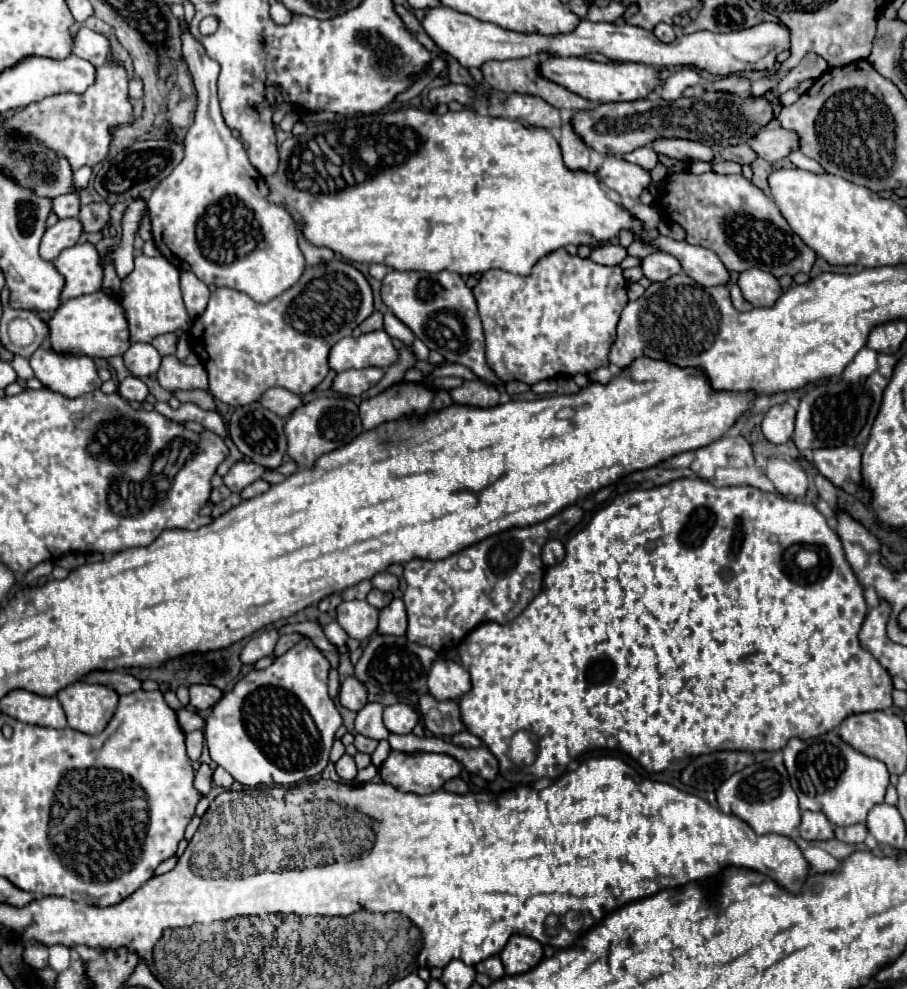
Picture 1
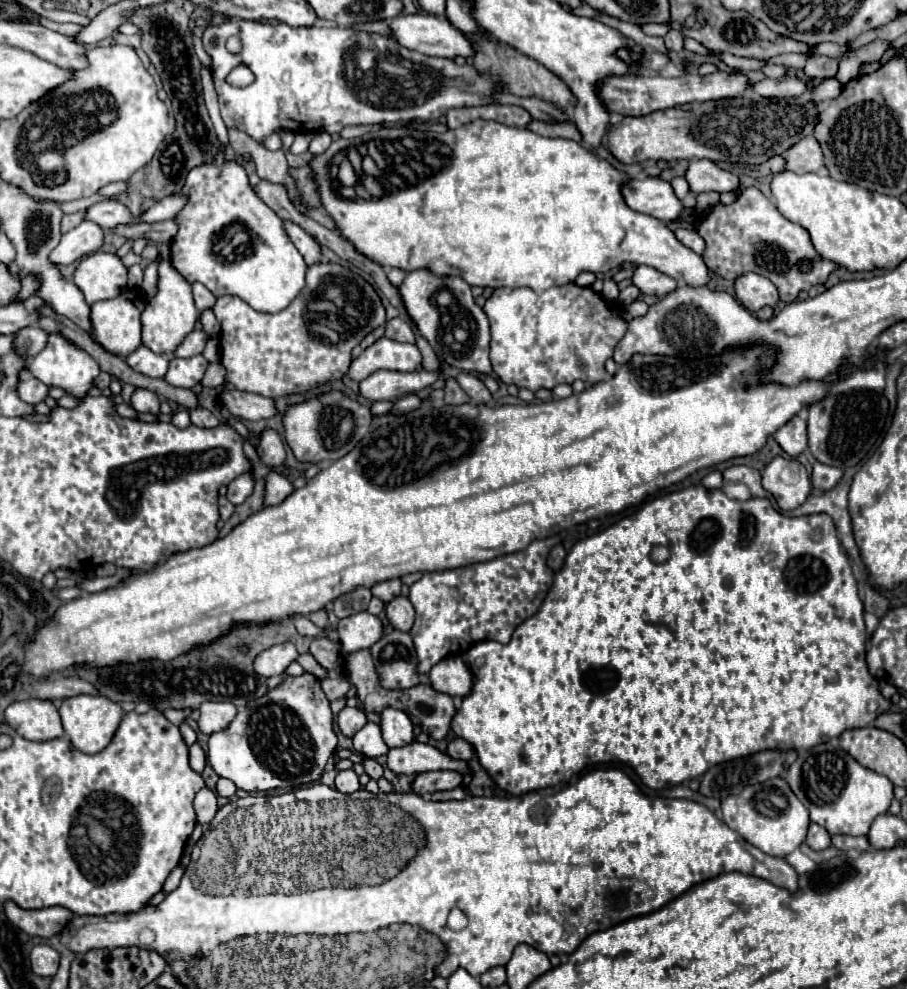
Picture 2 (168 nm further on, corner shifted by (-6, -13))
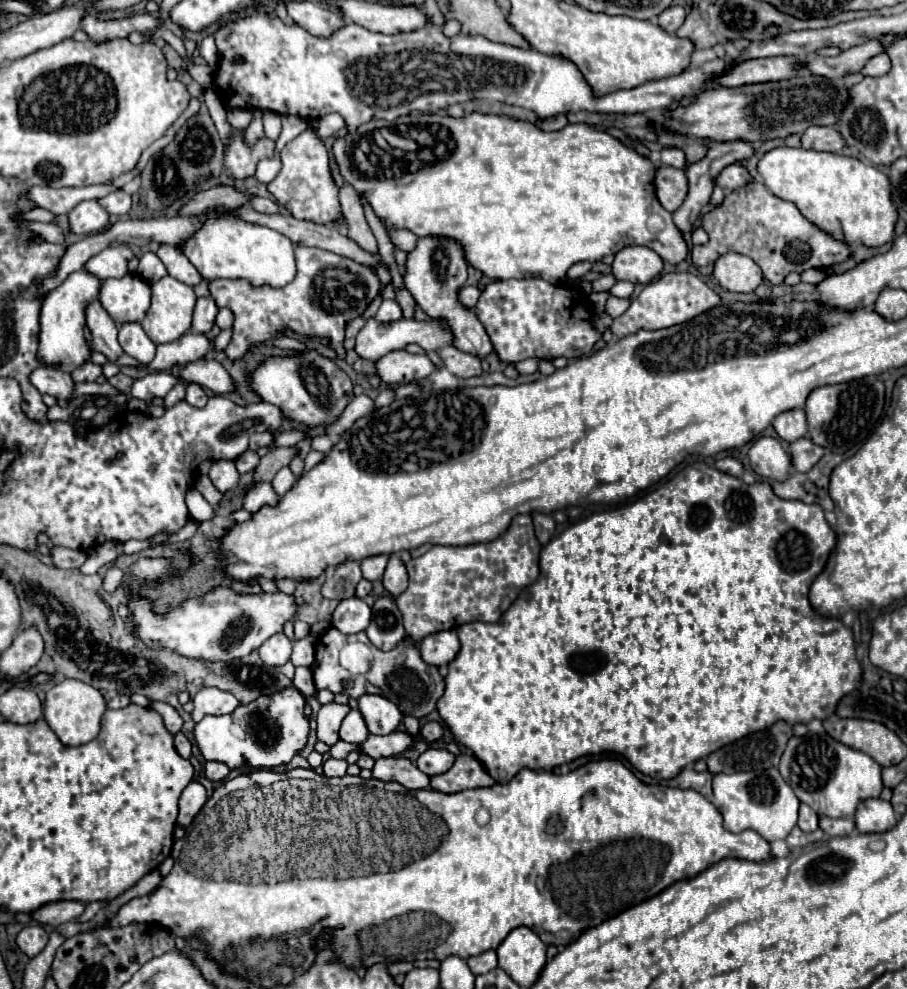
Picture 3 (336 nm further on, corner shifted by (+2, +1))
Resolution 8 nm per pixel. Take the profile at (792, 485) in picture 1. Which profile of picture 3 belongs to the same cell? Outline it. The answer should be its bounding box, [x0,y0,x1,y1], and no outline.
[747,436,791,480]

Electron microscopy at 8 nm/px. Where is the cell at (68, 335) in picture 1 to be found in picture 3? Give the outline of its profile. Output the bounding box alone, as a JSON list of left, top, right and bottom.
[99,274,151,324]

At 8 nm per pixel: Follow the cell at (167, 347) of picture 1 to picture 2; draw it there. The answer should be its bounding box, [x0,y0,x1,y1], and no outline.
[171,330,207,358]

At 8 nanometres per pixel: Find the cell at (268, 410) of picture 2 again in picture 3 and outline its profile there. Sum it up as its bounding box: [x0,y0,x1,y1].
[181,358,233,394]

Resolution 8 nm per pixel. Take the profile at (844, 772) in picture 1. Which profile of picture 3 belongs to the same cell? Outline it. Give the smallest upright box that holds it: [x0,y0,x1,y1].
[779,730,883,818]

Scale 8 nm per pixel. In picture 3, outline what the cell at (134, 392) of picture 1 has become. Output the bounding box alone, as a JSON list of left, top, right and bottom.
[131,372,177,402]

